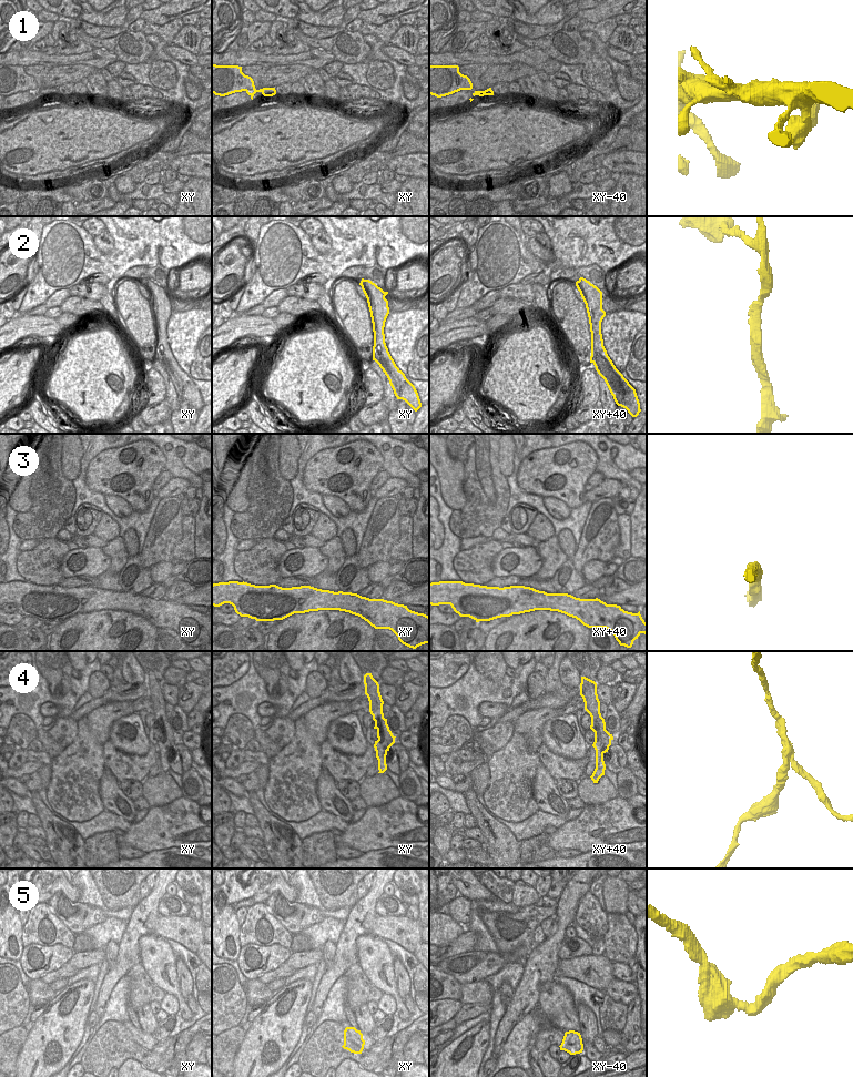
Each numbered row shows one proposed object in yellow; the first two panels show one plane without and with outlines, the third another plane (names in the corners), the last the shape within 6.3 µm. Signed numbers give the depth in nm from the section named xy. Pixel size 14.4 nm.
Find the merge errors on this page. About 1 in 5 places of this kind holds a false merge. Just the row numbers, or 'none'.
4, 5

